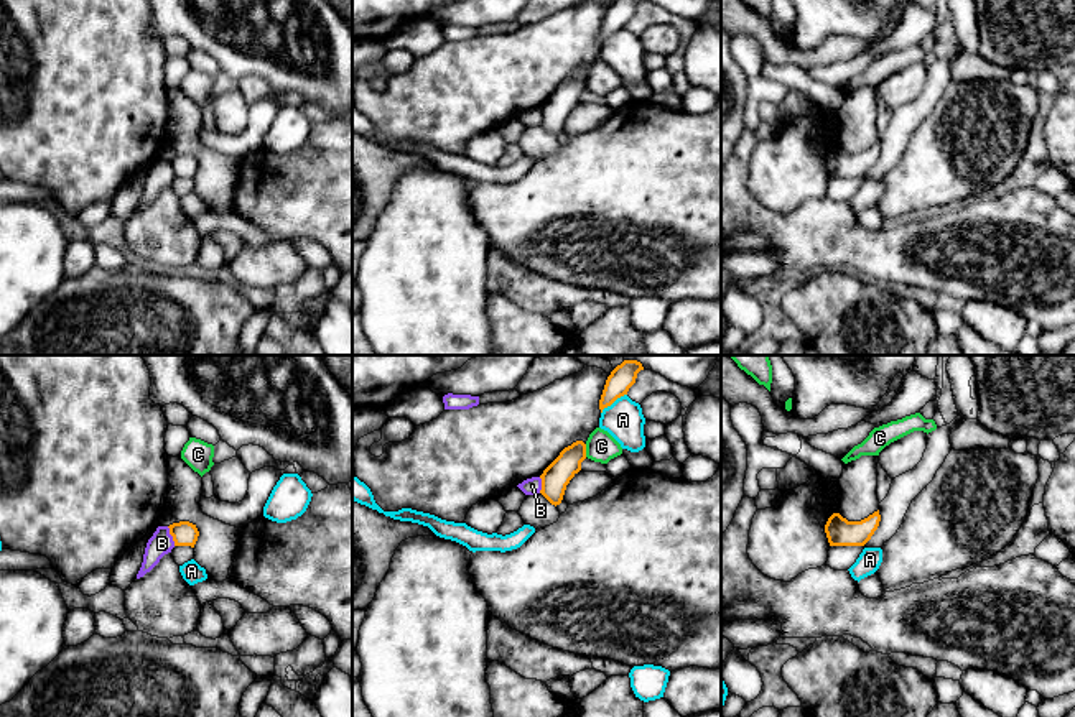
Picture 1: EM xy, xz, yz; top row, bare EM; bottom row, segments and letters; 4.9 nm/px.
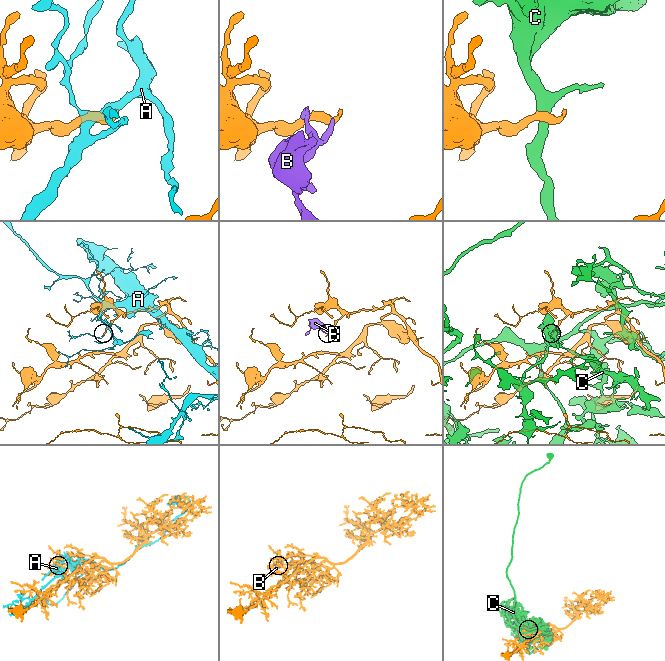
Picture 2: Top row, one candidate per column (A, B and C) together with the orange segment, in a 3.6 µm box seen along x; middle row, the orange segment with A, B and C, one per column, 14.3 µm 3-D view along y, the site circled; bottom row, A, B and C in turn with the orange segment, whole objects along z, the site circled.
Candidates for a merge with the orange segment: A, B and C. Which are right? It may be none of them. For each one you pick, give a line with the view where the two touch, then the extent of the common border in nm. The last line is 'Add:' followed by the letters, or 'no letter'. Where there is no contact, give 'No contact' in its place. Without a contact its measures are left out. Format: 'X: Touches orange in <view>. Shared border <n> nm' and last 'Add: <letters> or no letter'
Add: no letter

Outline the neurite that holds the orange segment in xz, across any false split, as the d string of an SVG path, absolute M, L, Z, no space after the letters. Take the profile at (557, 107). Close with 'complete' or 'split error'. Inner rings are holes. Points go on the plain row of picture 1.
M576 72L565 79L560 87L543 102L540 125L551 135L560 136L570 112L581 102L586 90L586 76Z | complete

